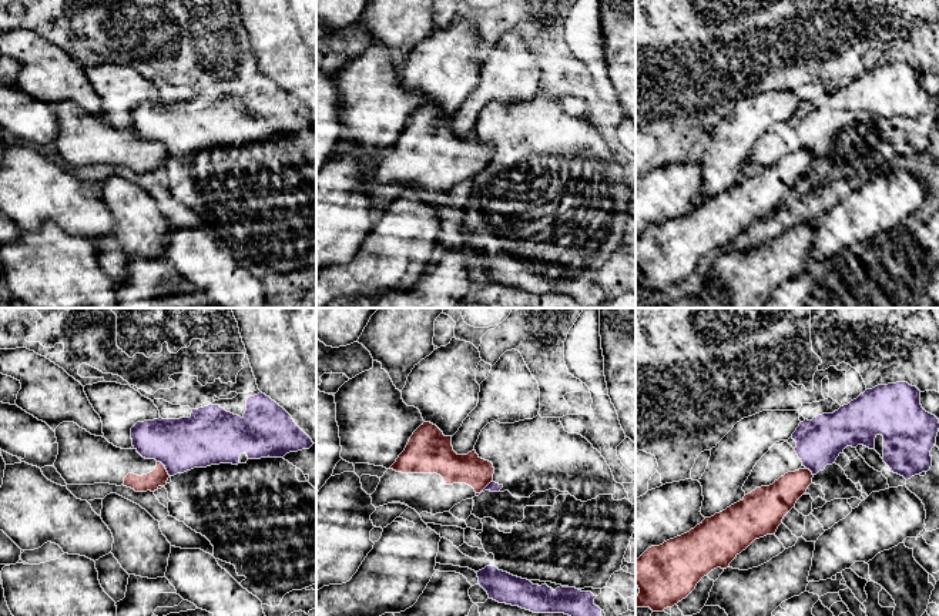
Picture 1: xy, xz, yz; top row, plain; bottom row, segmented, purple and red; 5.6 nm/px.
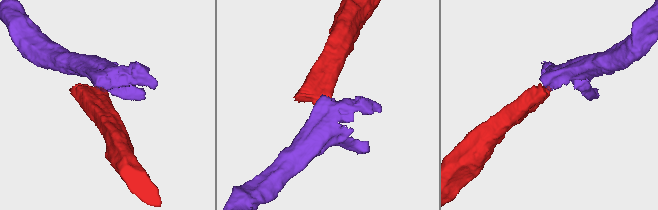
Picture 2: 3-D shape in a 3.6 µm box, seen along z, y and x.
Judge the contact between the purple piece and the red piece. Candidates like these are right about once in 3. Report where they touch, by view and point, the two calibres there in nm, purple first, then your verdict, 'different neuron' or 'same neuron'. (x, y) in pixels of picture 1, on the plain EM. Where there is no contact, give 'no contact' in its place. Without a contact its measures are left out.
xy (165, 149) | 300/100 nm | different neuron

